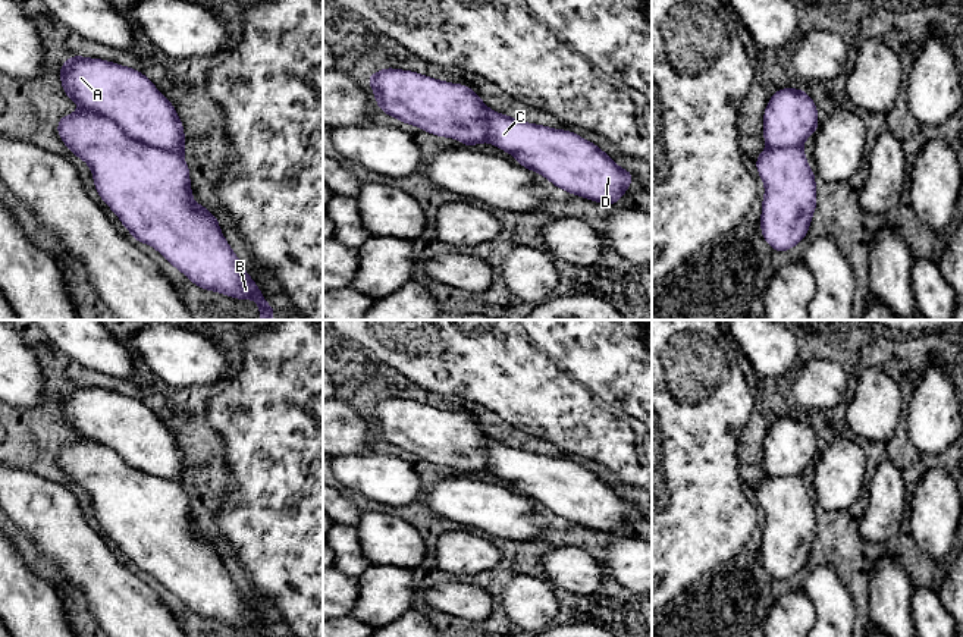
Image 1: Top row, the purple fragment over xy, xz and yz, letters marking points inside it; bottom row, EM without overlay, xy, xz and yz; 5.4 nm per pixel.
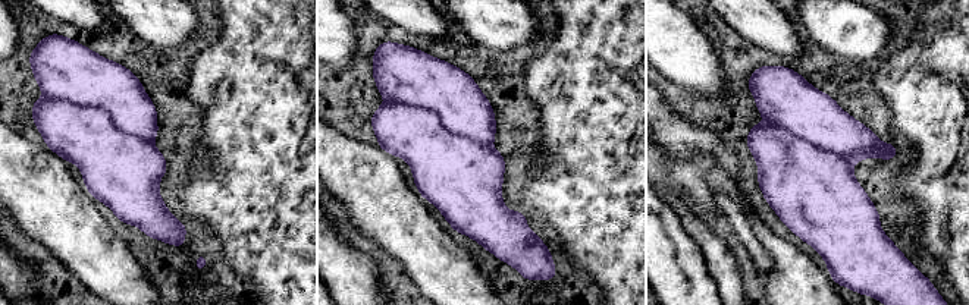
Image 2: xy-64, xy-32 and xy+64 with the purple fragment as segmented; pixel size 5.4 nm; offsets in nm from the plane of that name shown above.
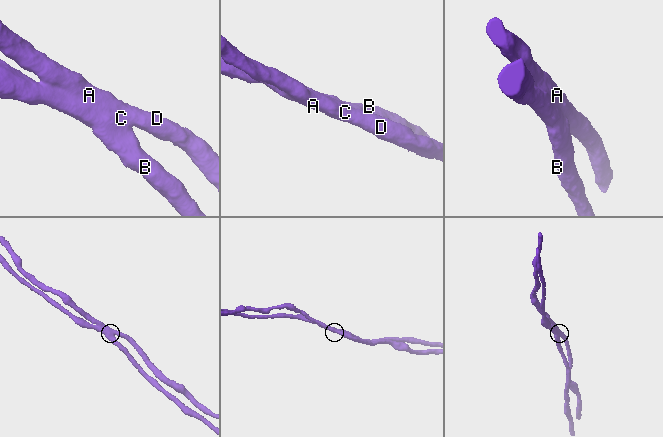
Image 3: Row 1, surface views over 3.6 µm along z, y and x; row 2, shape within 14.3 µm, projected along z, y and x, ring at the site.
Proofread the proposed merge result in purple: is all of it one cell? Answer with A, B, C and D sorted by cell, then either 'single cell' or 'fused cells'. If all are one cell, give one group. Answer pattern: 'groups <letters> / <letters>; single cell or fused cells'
groups A C D / B; fused cells

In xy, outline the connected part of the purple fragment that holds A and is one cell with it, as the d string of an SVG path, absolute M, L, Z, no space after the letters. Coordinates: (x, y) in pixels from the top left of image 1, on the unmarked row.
M72 385L60 393L60 405L65 423L84 439L109 446L137 470L183 483L183 454L144 402L103 387Z

